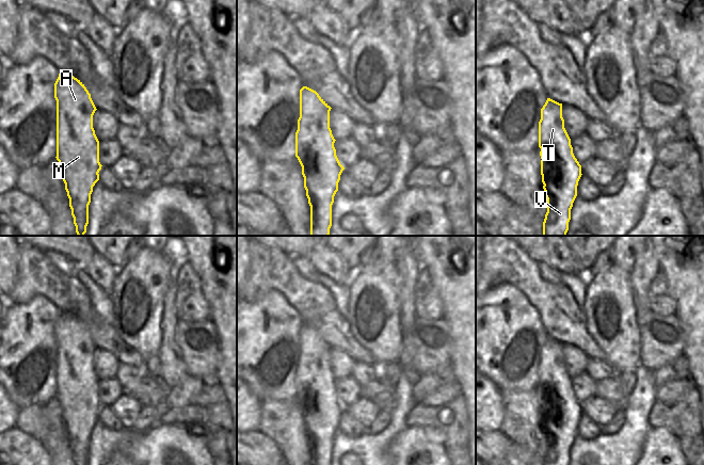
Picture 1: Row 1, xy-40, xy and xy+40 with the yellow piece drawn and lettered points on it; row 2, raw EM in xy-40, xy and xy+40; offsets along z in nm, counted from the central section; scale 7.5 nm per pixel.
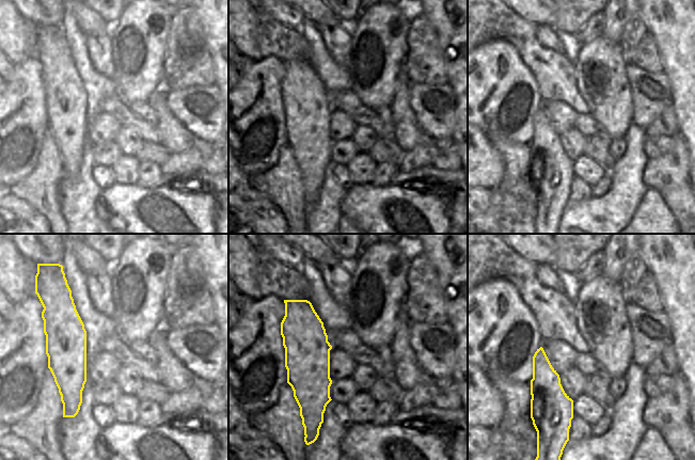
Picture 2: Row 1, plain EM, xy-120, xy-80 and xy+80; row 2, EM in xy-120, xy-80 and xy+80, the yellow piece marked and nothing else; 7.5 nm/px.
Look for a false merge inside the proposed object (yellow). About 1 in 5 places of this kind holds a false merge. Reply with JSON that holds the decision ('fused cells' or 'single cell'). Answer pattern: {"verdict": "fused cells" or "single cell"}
{"verdict": "single cell"}

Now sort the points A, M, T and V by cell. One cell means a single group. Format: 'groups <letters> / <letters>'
groups A M T V

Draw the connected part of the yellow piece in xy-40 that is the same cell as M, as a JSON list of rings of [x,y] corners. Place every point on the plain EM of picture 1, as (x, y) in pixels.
[[[59,312],[54,322],[54,337],[57,339],[57,399],[63,407],[63,420],[69,437],[69,446],[74,456],[75,465],[87,465],[89,463],[89,444],[93,426],[99,419],[99,380],[93,367],[93,354],[97,349],[91,333],[84,323],[70,312]]]

